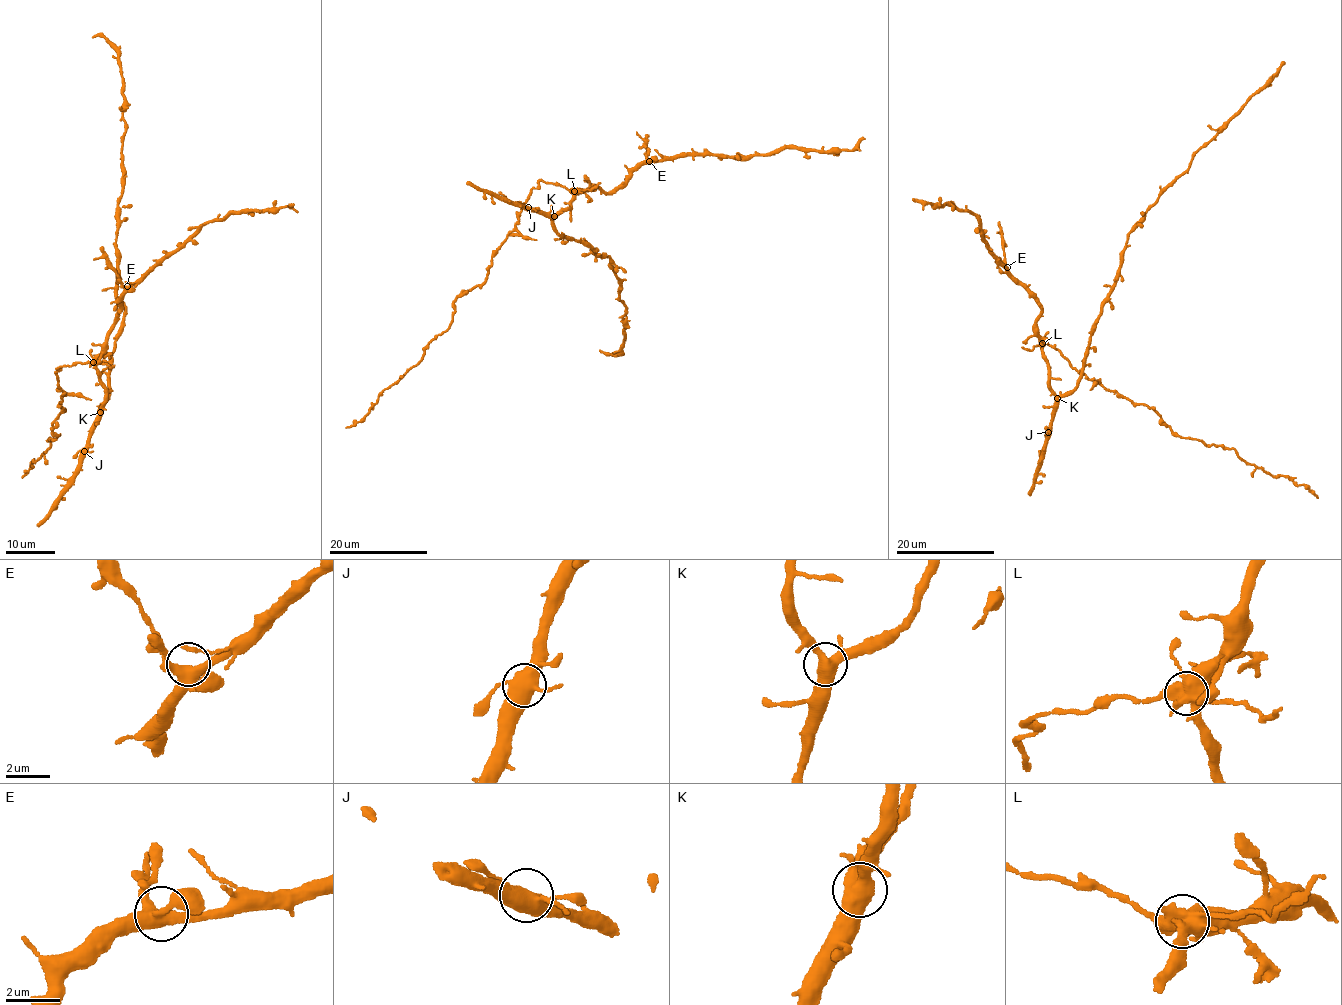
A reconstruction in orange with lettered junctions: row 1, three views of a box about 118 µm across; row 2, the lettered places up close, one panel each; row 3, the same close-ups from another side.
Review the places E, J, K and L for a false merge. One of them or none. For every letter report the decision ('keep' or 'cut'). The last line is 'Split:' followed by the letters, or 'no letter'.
E: keep
J: keep
K: keep
L: cut
Split: L

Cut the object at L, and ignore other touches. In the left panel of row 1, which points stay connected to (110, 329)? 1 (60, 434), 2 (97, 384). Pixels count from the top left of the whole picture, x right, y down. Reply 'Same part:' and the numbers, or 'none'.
Same part: 2

